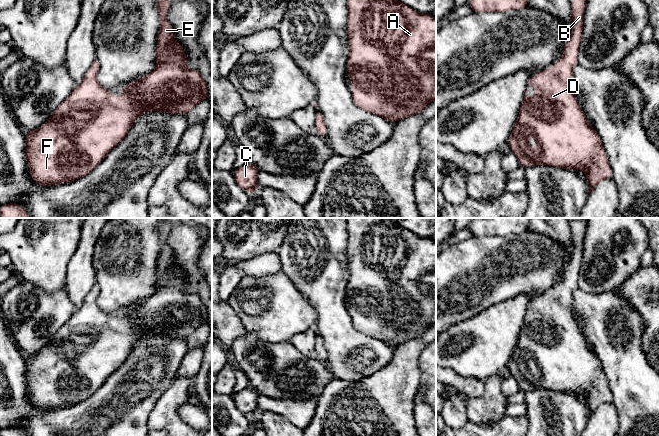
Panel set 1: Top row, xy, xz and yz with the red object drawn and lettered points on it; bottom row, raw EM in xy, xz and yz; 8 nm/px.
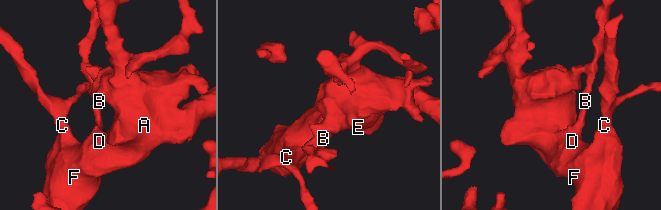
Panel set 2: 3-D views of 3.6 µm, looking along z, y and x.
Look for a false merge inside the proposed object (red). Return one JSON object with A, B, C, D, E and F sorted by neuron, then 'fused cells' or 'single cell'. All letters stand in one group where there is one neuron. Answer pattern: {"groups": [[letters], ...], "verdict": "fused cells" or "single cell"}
{"groups": [["A", "B", "C", "D", "E", "F"]], "verdict": "single cell"}

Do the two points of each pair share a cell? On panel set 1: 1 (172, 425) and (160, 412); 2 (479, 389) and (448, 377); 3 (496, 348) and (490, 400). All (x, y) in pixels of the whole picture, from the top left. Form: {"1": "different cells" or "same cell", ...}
{"1": "same cell", "2": "same cell", "3": "different cells"}

